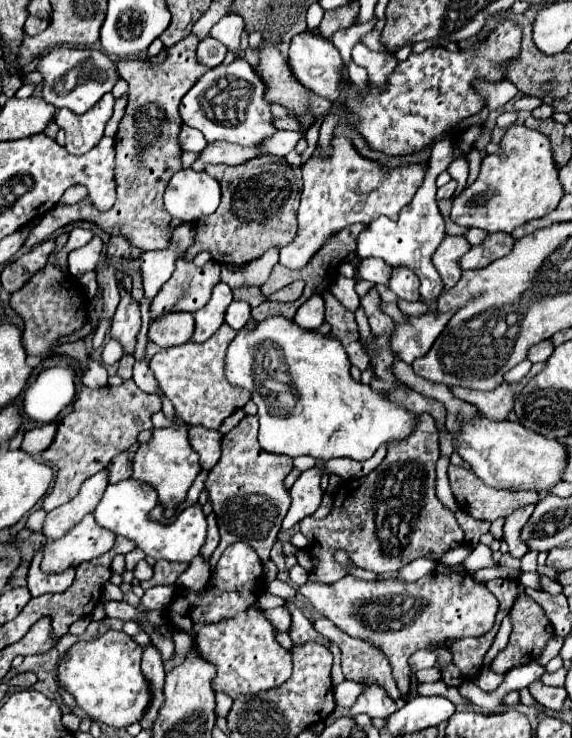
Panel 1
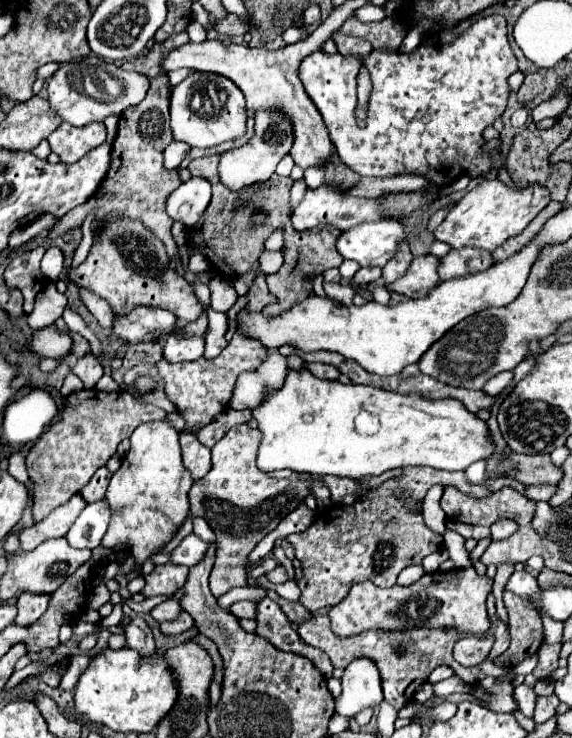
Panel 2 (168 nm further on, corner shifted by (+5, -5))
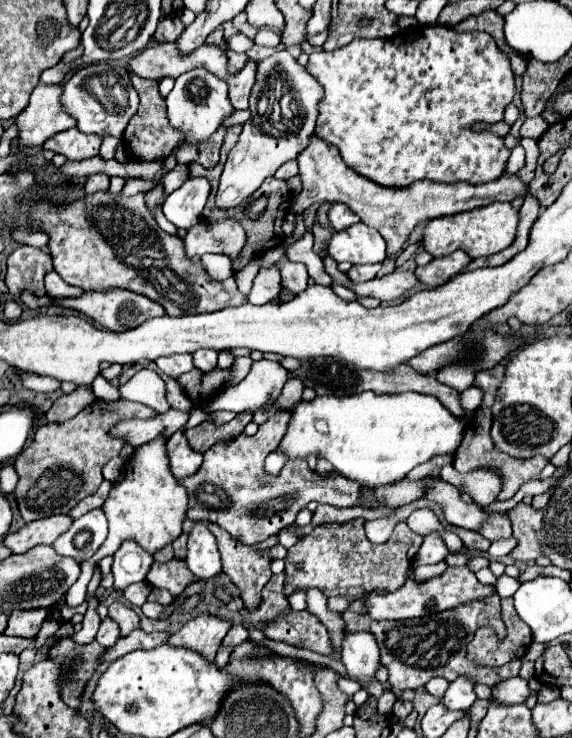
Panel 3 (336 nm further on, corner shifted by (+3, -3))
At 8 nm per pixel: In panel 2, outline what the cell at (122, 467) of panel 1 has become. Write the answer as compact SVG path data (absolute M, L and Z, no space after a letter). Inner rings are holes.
M102 466L94 476L92 480L80 490L84 494L84 500L86 502L96 502L96 500L102 500L106 496L106 490L108 490L108 484L110 484L110 470L106 466Z

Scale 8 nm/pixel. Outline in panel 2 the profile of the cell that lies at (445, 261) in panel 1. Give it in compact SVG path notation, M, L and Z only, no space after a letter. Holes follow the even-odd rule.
M434 254L416 256L410 264L410 270L398 282L394 282L394 286L388 286L388 290L400 292L408 298L426 298L426 294L440 284L438 262L440 258Z

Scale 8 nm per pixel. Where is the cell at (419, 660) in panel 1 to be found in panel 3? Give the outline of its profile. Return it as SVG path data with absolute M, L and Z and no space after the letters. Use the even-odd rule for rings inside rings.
M432 678L426 686L426 692L428 694L432 694L432 696L436 696L436 698L444 698L444 692L446 692L446 688L448 688L448 682L446 680L440 680L440 678Z

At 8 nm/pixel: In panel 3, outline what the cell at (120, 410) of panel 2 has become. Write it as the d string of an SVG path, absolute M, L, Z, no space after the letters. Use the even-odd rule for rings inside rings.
M94 400L72 420L62 424L46 424L38 428L32 436L32 442L22 450L12 462L18 472L18 484L14 488L14 498L24 522L48 518L54 514L66 514L66 504L78 504L86 496L94 494L102 484L104 464L118 456L122 450L122 440L110 438L108 430L126 418L152 418L156 412L144 404L118 400L104 402Z

